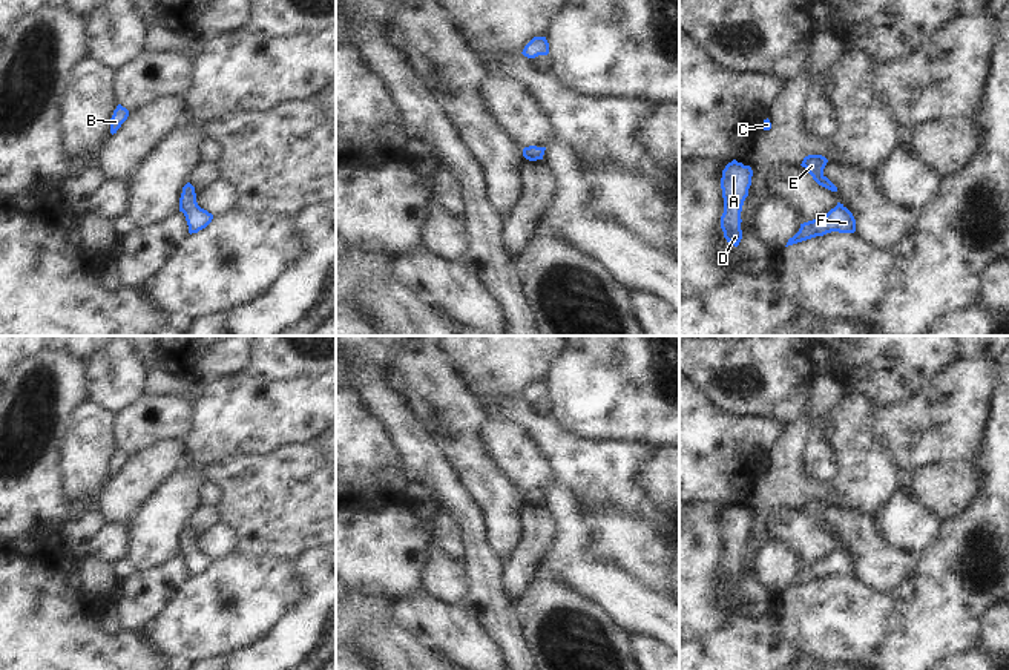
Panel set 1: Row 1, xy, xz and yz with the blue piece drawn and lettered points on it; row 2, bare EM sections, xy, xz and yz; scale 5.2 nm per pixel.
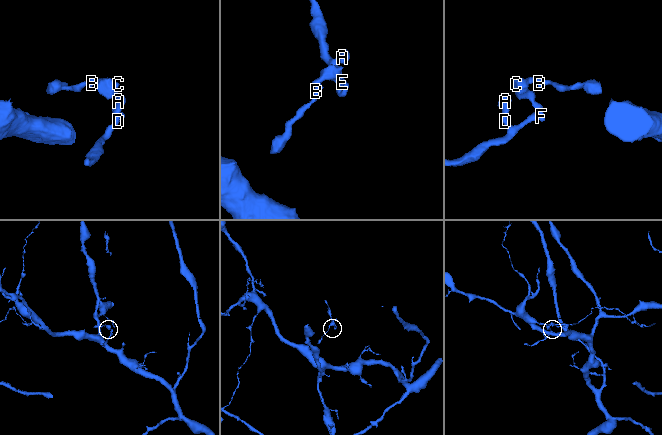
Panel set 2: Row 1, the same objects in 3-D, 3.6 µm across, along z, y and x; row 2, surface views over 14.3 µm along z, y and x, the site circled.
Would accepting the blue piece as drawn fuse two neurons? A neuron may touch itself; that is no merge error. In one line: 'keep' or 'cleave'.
keep

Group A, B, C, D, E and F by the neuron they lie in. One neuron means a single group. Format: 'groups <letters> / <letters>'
groups A B C D E F

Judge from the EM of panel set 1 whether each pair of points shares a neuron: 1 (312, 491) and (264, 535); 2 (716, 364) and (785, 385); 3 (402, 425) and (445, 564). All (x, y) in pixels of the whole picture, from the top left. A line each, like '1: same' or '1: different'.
1: same
2: same
3: different

